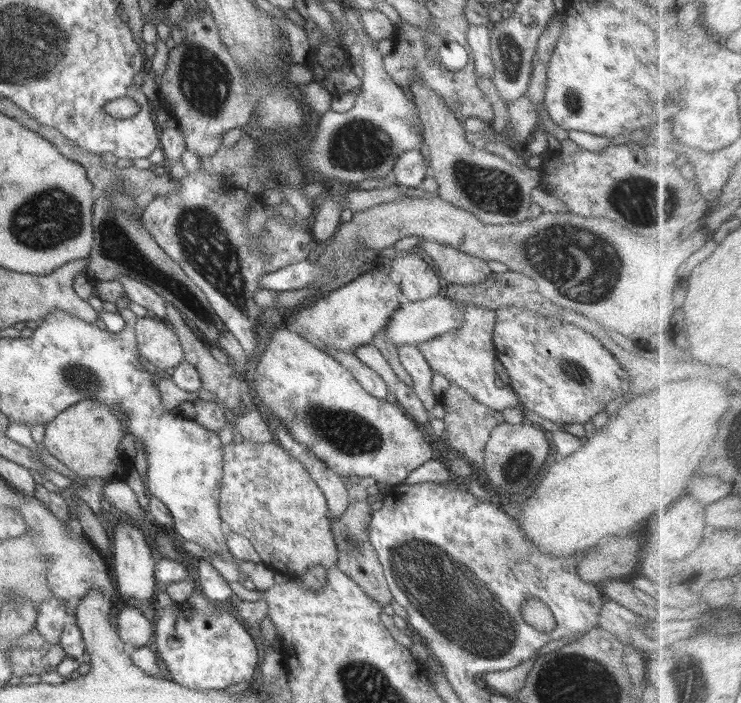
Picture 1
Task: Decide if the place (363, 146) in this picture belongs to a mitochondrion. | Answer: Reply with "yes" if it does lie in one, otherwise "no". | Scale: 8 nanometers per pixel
yes

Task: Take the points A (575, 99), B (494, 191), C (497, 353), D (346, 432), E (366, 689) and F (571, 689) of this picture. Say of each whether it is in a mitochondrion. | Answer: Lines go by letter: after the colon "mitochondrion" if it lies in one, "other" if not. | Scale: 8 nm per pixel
A: mitochondrion
B: mitochondrion
C: other
D: mitochondrion
E: mitochondrion
F: mitochondrion

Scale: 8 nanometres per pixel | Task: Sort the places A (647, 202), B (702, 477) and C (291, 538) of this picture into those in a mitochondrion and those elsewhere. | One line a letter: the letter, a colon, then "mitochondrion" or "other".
A: mitochondrion
B: other
C: other

